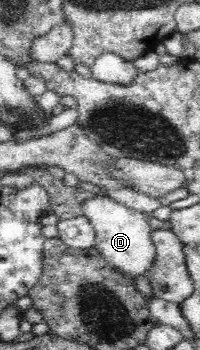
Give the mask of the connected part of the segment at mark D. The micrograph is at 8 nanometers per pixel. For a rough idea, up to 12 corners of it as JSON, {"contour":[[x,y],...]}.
{"contour":[[107,195],[85,200],[107,265],[149,278],[156,250],[143,212]]}

